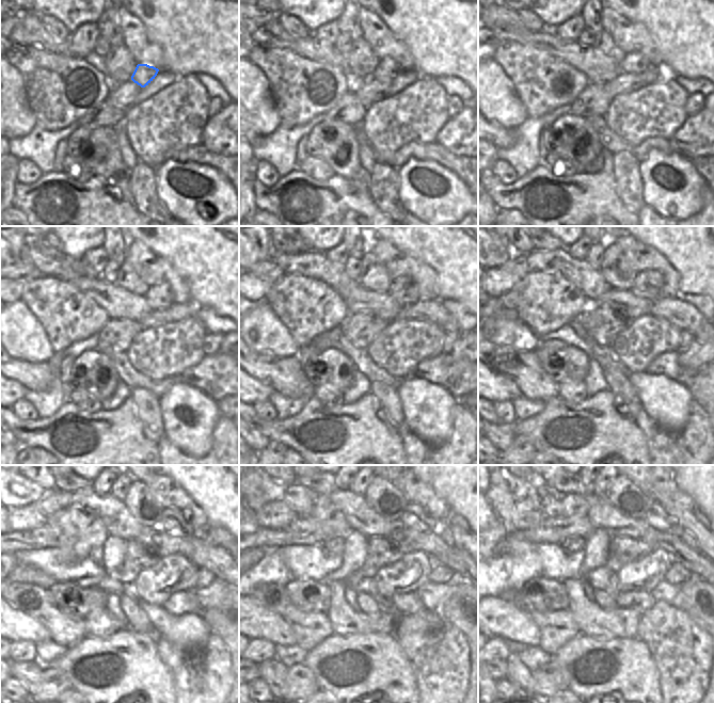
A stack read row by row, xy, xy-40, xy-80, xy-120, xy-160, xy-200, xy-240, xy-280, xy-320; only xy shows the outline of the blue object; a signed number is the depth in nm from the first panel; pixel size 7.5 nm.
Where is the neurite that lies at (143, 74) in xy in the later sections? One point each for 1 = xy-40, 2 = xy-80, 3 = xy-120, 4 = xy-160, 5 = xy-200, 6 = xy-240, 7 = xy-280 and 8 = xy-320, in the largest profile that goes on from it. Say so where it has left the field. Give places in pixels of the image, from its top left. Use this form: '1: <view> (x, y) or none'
1: xy-40 (387, 68)
2: xy-80 (634, 62)
3: xy-120 (159, 297)
4: xy-160 (403, 290)
5: xy-200 (648, 284)
6: xy-240 (171, 522)
7: xy-280 (410, 521)
8: xy-320 (655, 522)

